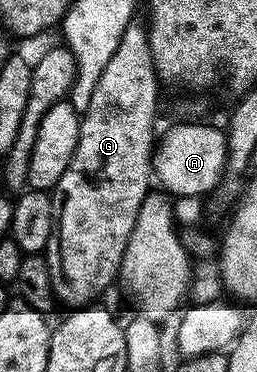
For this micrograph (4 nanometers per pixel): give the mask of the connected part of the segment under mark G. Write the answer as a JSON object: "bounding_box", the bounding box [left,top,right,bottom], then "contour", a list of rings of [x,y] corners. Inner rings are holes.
{"bounding_box":[46,23,158,307],"contour":[[[131,23],[125,27],[117,50],[106,63],[105,73],[98,79],[89,107],[80,119],[80,141],[72,161],[66,167],[62,179],[58,179],[51,194],[54,207],[54,227],[46,250],[50,271],[52,296],[67,307],[88,307],[95,297],[100,297],[117,280],[120,264],[126,251],[126,243],[134,231],[138,219],[138,207],[150,191],[148,180],[153,180],[152,154],[154,136],[152,124],[156,121],[156,89],[158,78],[149,53],[148,35],[140,24]]]}

